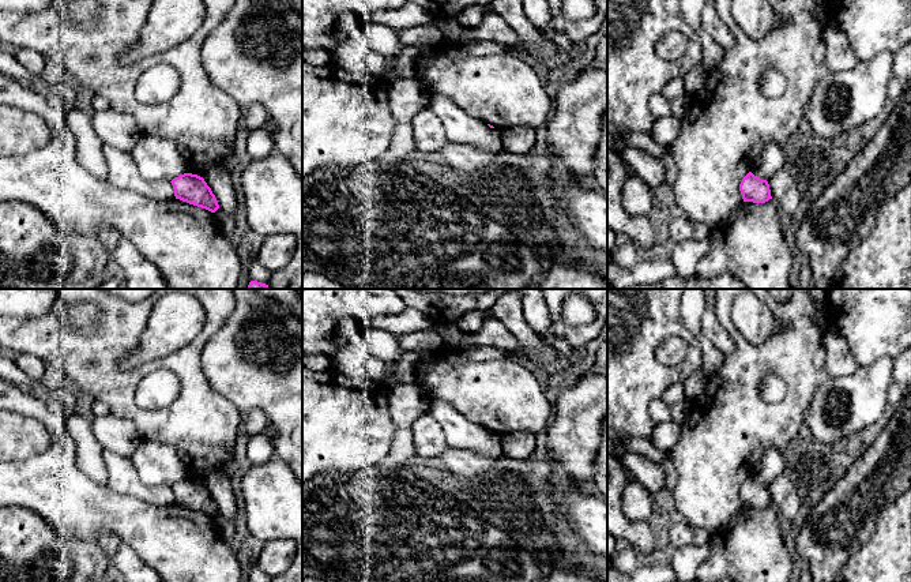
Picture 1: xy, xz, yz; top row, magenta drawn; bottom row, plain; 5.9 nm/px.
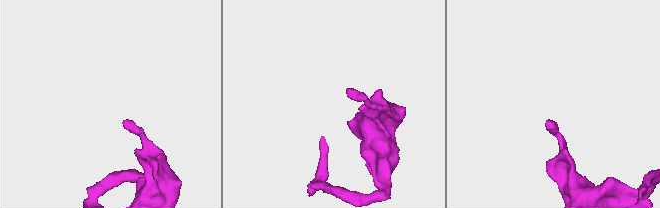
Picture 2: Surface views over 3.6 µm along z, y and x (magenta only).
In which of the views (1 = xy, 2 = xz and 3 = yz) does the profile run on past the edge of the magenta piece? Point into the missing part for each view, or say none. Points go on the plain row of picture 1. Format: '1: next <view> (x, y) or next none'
1: next none
2: next none
3: next none

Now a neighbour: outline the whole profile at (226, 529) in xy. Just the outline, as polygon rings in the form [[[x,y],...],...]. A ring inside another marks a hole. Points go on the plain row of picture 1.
[[[217,515],[214,518],[215,527],[223,540],[229,541],[236,534],[236,526],[231,521],[223,518],[222,515]]]

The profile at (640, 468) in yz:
[[[614,443],[614,447],[621,455],[621,461],[630,477],[640,481],[651,495],[658,493],[666,487],[666,474],[662,466],[643,455],[626,450],[621,444]]]

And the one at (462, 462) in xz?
[[[448,448],[438,457],[447,466],[447,472],[460,477],[475,477],[494,468],[496,459],[492,459],[483,454]]]

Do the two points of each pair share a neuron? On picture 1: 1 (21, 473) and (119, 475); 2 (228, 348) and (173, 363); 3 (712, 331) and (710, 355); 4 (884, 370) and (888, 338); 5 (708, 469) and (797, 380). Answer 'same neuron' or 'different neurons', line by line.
1: different neurons
2: different neurons
3: different neurons
4: different neurons
5: same neuron

